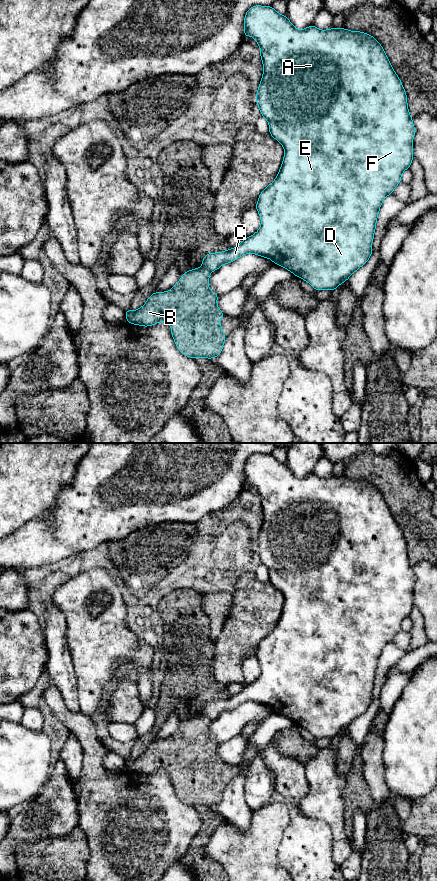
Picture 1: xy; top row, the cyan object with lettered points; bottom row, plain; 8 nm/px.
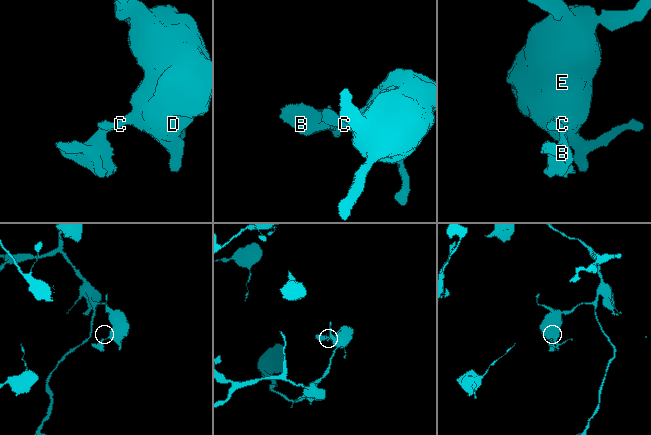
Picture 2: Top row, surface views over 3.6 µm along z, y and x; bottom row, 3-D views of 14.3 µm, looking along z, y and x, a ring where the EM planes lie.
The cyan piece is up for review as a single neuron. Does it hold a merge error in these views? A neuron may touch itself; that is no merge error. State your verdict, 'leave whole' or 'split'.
split

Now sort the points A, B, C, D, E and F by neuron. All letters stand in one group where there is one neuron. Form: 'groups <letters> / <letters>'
groups A C D E F / B

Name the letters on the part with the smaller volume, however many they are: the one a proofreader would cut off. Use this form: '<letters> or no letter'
B

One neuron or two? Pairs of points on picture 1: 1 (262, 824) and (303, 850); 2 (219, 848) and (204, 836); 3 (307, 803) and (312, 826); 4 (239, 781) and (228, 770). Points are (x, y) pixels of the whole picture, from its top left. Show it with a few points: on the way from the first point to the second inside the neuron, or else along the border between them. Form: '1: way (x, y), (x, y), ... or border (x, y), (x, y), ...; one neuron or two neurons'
1: border (291, 815), (277, 850), (277, 860); two neurons
2: border (222, 820), (205, 845); two neurons
3: border (294, 811), (304, 816), (323, 820), (331, 829); two neurons
4: border (239, 766), (238, 773), (227, 784); two neurons

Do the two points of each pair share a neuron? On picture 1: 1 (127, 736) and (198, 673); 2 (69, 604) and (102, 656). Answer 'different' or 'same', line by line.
1: different
2: same

